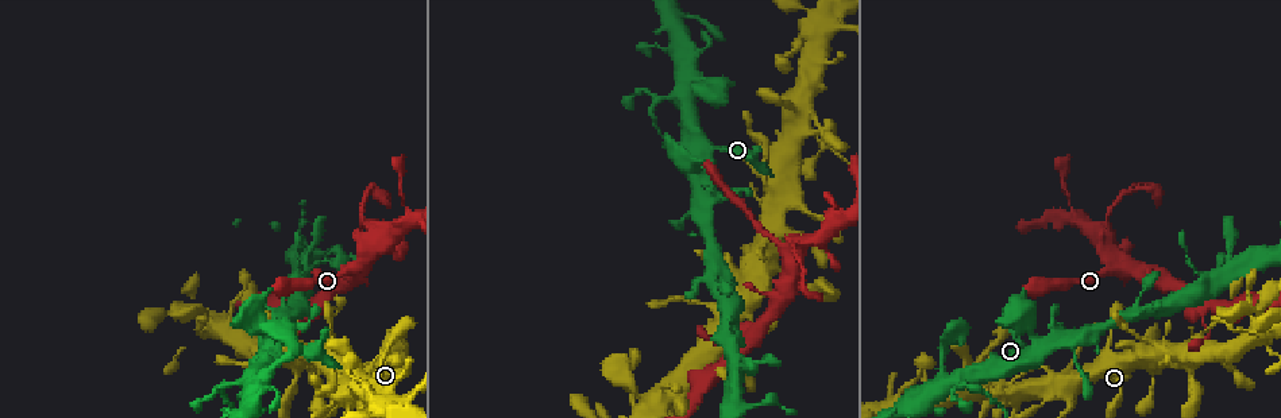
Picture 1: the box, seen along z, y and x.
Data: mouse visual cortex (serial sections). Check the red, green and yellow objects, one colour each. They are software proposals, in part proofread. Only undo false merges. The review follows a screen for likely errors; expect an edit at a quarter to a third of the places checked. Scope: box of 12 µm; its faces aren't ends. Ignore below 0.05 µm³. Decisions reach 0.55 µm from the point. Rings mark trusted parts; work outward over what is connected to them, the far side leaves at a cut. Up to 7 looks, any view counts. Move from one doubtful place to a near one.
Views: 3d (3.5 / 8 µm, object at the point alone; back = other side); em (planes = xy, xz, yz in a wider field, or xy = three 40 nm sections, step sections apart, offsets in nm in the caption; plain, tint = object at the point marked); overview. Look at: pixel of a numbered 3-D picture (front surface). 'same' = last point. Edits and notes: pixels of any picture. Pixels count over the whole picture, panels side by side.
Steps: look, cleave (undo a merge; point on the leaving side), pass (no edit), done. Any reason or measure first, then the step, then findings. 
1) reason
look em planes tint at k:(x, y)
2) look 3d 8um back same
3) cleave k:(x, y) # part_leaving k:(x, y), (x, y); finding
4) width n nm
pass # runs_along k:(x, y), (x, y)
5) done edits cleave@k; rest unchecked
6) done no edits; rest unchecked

calibre changes
look 3d 3.5um at 1:(806, 211)

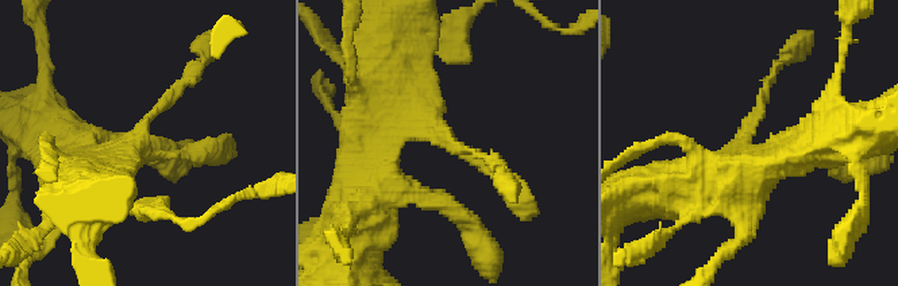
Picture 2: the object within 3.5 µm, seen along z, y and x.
look em planes tint at 2:(154, 156)

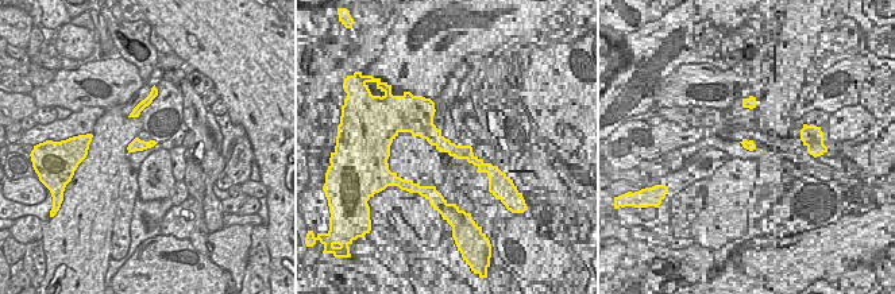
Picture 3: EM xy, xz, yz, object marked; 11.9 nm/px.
pass # runs_along 2:(374, 112), (420, 115), (524, 205); all the same cell

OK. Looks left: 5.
calibre changes
look 3d 3.5um at 1:(806, 115)

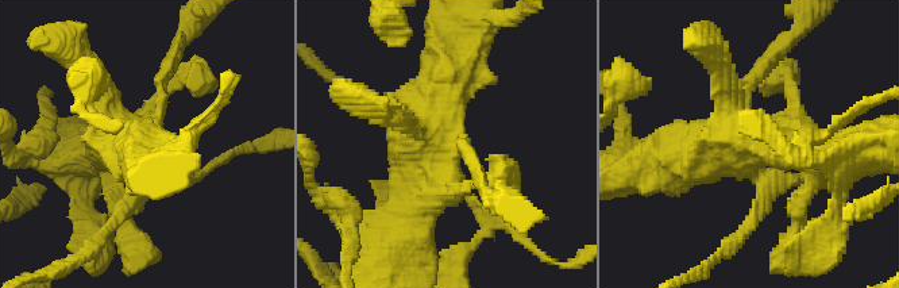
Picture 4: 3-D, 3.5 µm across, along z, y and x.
shape alone is not enough
look em xy step 3 tint at 4:(749, 167)

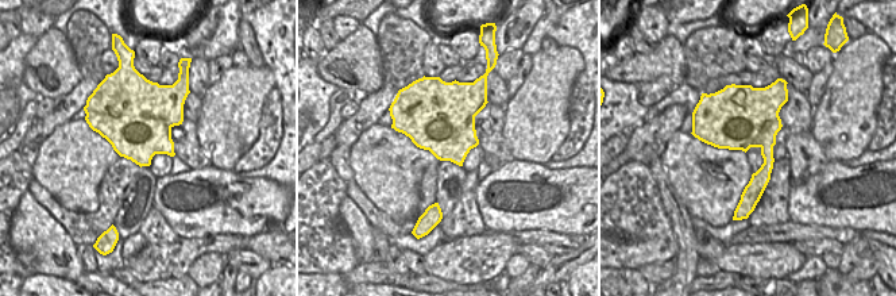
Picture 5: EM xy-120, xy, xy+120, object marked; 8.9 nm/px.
cleave 4:(471, 200) # a second cell is stuck on

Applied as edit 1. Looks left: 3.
look em xy step 5 tint at 1:(374, 246)

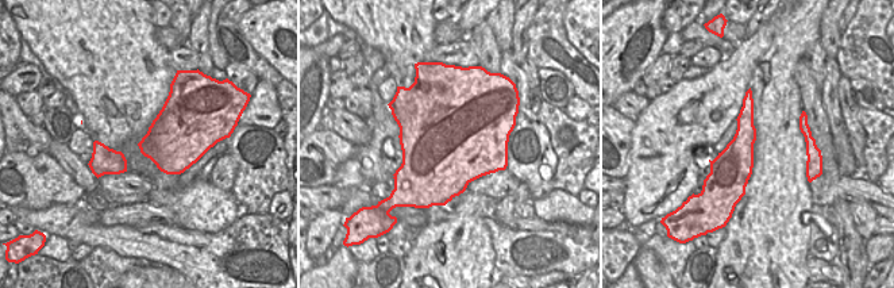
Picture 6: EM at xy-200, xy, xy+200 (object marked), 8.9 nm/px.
wider look
look 3d 3.5um back same

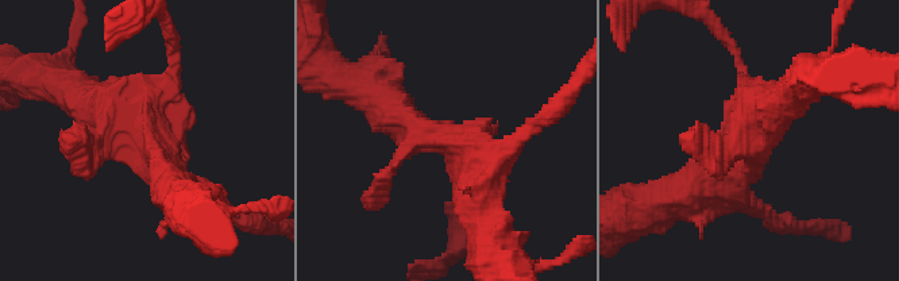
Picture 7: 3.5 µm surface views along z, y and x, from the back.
pass # runs_along 7:(196, 200), (151, 142), (76, 96); all the same cell

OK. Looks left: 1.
done edits cleave@4; rest unchecked

